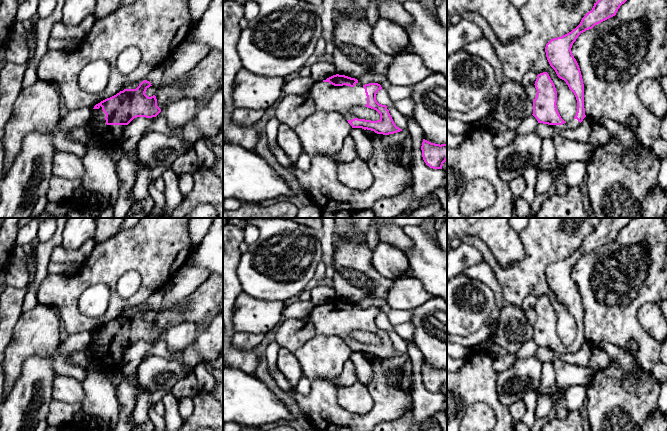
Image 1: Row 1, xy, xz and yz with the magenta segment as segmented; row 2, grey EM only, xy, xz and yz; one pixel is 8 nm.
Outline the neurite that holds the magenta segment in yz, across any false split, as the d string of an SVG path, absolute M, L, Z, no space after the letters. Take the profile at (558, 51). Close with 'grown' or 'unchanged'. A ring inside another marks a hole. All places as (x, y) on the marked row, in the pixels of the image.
M598 0L596 3L594 3L592 10L586 13L580 24L575 29L561 37L551 39L546 44L545 52L547 60L550 66L555 70L557 76L564 80L569 89L574 93L577 100L577 112L574 119L570 122L565 122L561 118L556 105L557 91L555 85L549 74L547 72L543 72L537 75L537 79L534 84L537 93L535 99L533 100L532 115L537 119L538 123L552 125L554 128L559 130L570 130L580 126L581 122L586 117L584 108L584 84L579 65L571 51L572 45L581 33L592 29L595 25L615 16L620 6L626 1L627 0Z | grown

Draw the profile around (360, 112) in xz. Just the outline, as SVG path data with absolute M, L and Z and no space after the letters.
M354 106L351 109L351 113L358 119L365 119L371 121L380 120L380 114L376 110L368 107Z

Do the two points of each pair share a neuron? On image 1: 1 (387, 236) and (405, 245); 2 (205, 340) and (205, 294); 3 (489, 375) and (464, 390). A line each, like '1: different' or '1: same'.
1: same
2: different
3: same

